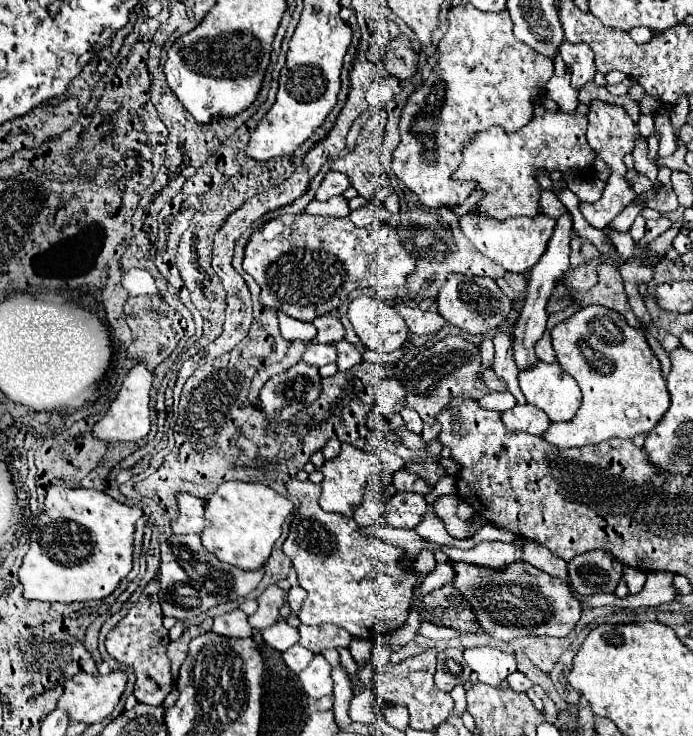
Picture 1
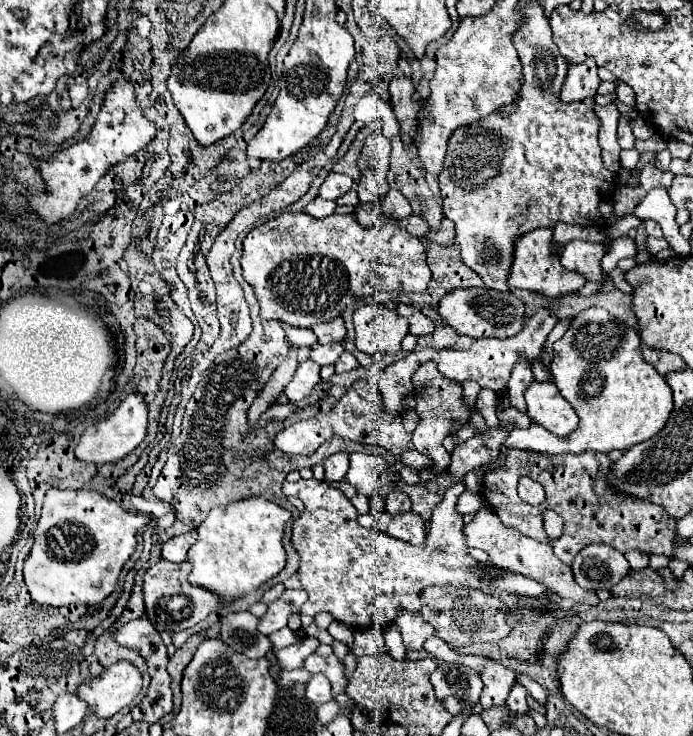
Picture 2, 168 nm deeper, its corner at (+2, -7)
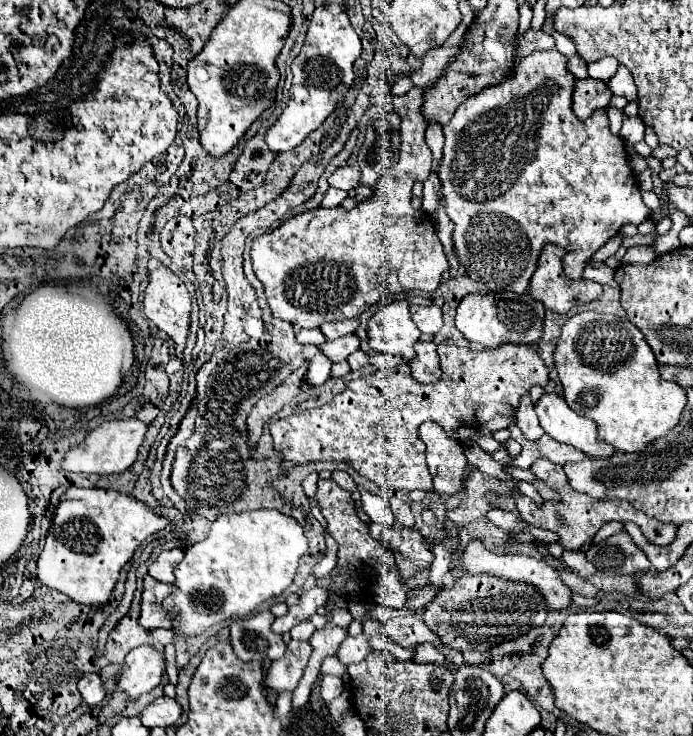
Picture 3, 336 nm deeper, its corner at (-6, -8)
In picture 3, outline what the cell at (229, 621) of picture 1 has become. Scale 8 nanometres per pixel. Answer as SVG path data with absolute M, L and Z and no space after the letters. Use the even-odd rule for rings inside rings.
M264 610L256 612L250 618L238 618L230 624L230 644L240 660L274 662L286 652L282 636L270 630L272 622L274 616L268 610Z

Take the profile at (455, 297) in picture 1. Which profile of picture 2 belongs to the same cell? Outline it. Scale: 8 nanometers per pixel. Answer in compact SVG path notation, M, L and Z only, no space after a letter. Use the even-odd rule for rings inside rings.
M470 287L470 289L454 289L452 293L444 295L438 307L440 317L458 333L468 335L474 339L484 337L514 337L518 331L522 331L522 319L524 319L526 305L522 299L518 299L512 293L498 293L486 287Z

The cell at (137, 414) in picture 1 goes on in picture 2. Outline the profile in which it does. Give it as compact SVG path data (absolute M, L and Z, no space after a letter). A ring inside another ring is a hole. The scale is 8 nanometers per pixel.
M130 393L110 417L86 427L86 431L82 433L82 437L74 449L74 455L80 461L94 463L94 465L106 465L106 463L122 461L146 437L146 423L148 423L146 403L142 401L142 397L138 393Z

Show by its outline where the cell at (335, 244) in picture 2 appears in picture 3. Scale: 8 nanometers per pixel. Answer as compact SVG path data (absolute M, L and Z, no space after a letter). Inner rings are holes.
M414 86L408 94L404 96L394 96L394 112L398 112L402 124L400 124L400 134L402 134L402 144L400 144L400 162L396 166L392 166L390 170L386 170L386 174L382 176L382 180L378 182L378 188L374 192L374 196L366 202L360 202L356 204L356 208L352 210L344 210L342 206L338 208L314 208L314 210L306 210L302 214L296 214L292 218L288 218L284 224L280 224L276 230L268 232L268 234L262 234L258 236L254 242L252 242L252 266L254 266L254 274L256 278L264 284L264 292L266 292L266 300L268 300L268 306L272 310L272 316L280 318L280 320L286 320L286 322L292 322L294 326L300 326L300 328L320 328L324 322L336 322L336 320L346 320L346 318L358 318L364 310L372 308L378 304L376 311L388 304L394 302L394 300L404 300L408 302L408 297L411 295L423 294L427 295L430 292L434 292L442 280L442 274L450 268L448 266L448 260L446 260L446 254L444 254L444 248L442 248L442 242L438 240L436 236L436 230L428 214L422 212L422 210L414 210L410 206L410 198L412 198L412 186L416 180L426 180L430 170L432 170L432 152L424 140L424 130L426 130L426 118L422 114L422 92L424 88L418 88Z

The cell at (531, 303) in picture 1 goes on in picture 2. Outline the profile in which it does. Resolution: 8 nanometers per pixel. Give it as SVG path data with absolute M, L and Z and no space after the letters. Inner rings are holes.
M526 359L518 361L512 369L510 381L508 381L508 401L514 409L526 413L526 403L524 403L524 391L532 383L532 367L526 363Z

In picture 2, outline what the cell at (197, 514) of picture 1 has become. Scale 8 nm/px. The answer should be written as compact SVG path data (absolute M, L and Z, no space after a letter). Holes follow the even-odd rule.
M194 531L186 533L182 537L170 539L168 543L162 545L162 559L170 561L170 563L182 563L186 559L188 549L194 545L194 541L196 541L196 533Z

